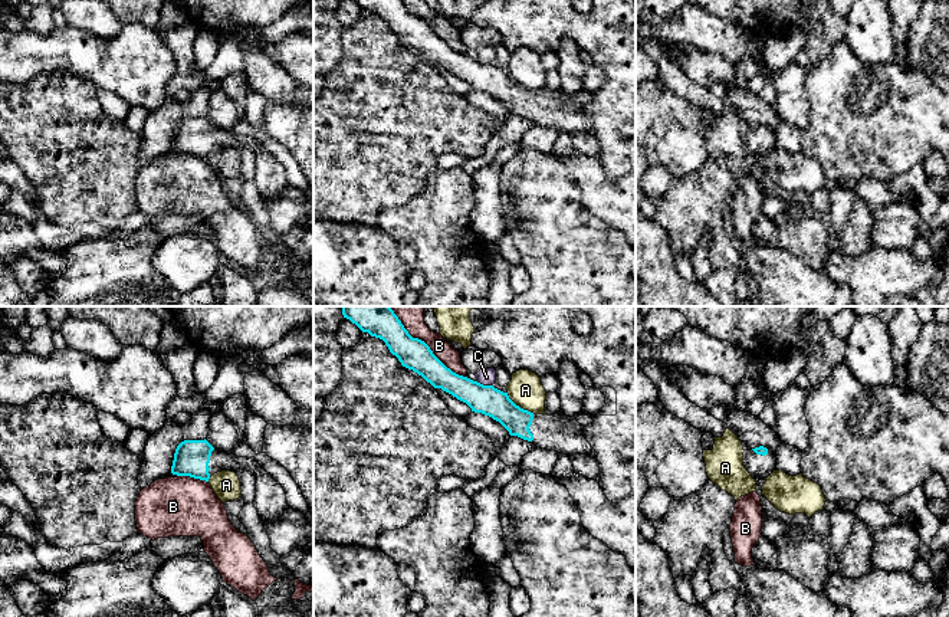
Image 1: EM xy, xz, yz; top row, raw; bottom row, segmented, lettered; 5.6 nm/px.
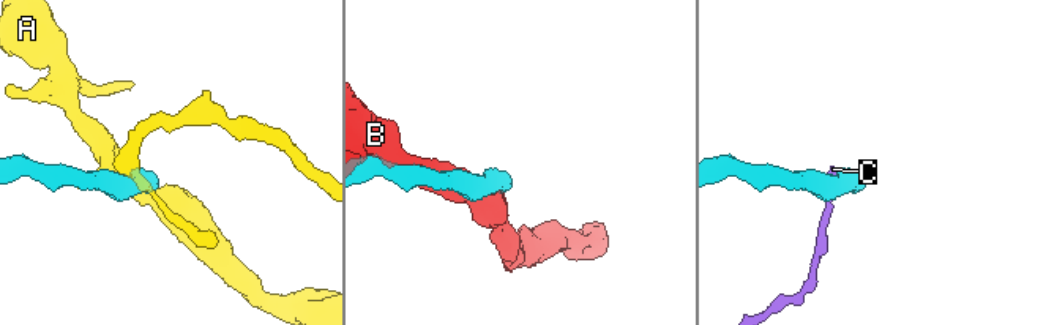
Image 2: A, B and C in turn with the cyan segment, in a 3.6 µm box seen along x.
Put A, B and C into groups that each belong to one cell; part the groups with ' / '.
A / B / C

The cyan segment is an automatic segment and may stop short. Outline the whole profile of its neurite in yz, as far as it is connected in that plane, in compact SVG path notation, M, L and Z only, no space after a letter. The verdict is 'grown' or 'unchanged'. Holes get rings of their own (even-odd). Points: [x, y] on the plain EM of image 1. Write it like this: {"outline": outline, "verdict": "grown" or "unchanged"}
{"outline": "M764 124L745 128L743 144L753 157L768 155L776 148L776 132Z", "verdict": "grown"}

